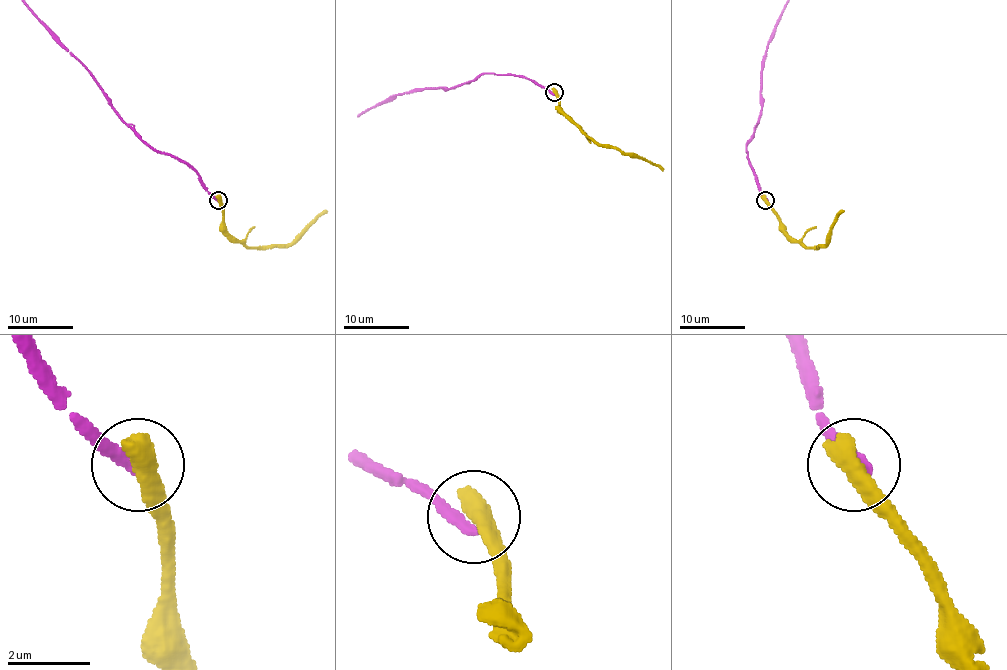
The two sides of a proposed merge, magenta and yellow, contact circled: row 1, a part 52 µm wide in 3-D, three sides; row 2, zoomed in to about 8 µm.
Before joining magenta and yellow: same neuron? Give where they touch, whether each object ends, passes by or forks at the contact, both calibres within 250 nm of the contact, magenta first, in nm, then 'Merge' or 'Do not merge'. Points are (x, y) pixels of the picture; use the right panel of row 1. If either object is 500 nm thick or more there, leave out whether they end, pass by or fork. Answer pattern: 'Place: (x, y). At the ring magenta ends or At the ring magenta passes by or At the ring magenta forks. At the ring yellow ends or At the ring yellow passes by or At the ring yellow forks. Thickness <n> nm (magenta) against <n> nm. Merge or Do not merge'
Place: (765, 200). Thickness 320 nm (magenta) against 650 nm. Do not merge

